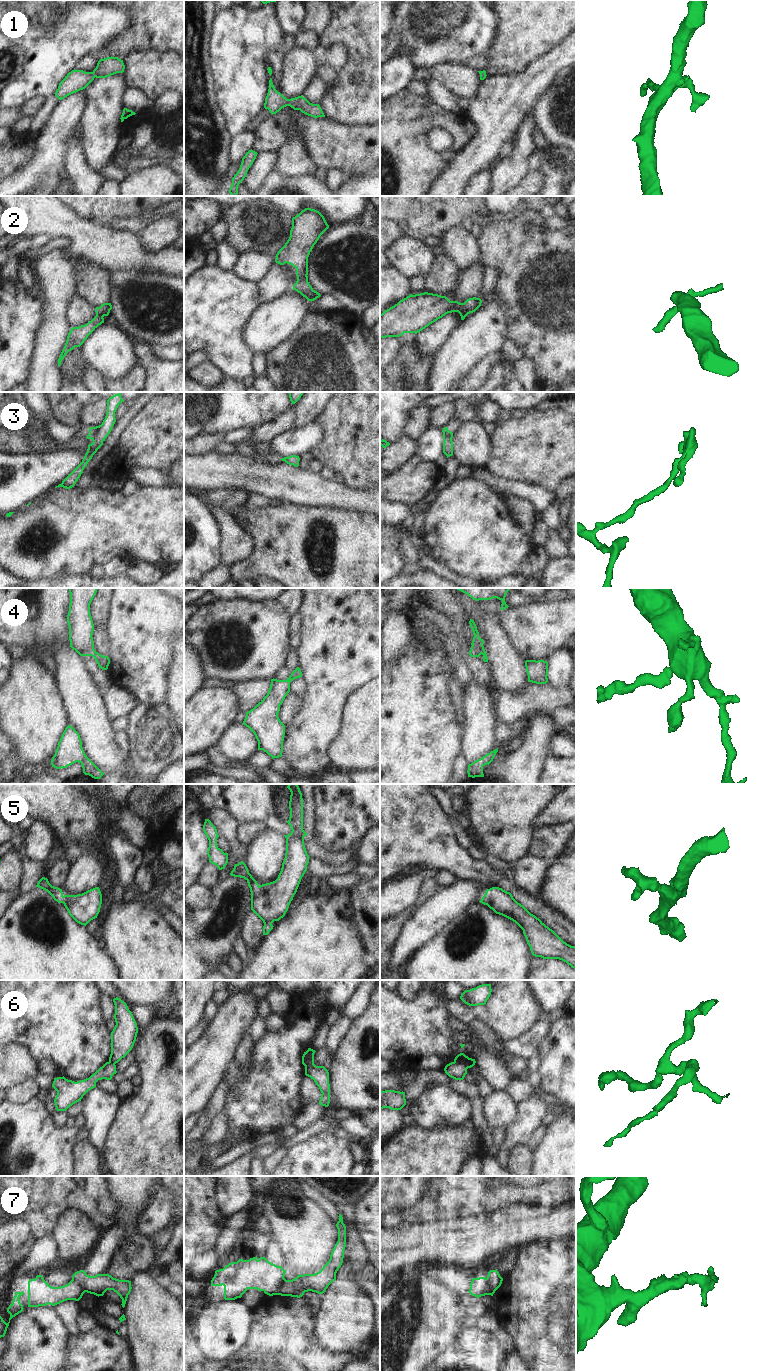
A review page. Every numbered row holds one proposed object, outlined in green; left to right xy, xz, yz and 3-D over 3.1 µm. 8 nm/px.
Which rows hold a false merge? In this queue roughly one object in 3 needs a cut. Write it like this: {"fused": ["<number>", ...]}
{"fused": ["2", "6", "7"]}

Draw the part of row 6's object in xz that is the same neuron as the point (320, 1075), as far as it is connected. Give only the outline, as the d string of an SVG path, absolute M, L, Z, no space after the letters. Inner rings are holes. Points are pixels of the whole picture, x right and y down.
M311 1050L310 1056L307 1058L305 1066L305 1075L314 1080L321 1091L319 1104L325 1107L330 1103L330 1084L329 1072L324 1066L316 1066L314 1064L315 1050Z

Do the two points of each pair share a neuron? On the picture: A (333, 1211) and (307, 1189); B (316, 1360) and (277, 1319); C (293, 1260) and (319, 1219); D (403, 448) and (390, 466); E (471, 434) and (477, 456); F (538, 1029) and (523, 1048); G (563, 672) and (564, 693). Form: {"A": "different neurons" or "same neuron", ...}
{"A": "same neuron", "B": "same neuron", "C": "same neuron", "D": "same neuron", "E": "same neuron", "F": "same neuron", "G": "different neurons"}

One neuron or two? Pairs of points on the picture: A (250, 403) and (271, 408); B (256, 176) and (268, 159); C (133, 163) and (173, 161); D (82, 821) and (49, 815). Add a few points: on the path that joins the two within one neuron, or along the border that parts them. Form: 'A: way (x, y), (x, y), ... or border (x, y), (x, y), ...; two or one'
A: way (255, 403), (266, 403); one
B: way (258, 172), (264, 163); one
C: way (143, 163), (163, 161); one
D: way (74, 817), (71, 815), (57, 815); one

